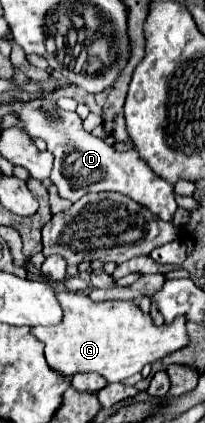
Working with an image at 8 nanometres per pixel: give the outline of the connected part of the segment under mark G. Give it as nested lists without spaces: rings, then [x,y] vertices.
[[[61,291],[57,301],[63,309],[63,321],[55,327],[31,327],[31,335],[45,343],[47,365],[71,379],[77,373],[95,371],[107,379],[107,383],[125,381],[139,373],[143,365],[153,363],[183,345],[187,345],[187,331],[183,317],[171,325],[155,327],[151,317],[143,313],[133,301],[91,301],[83,293]]]

